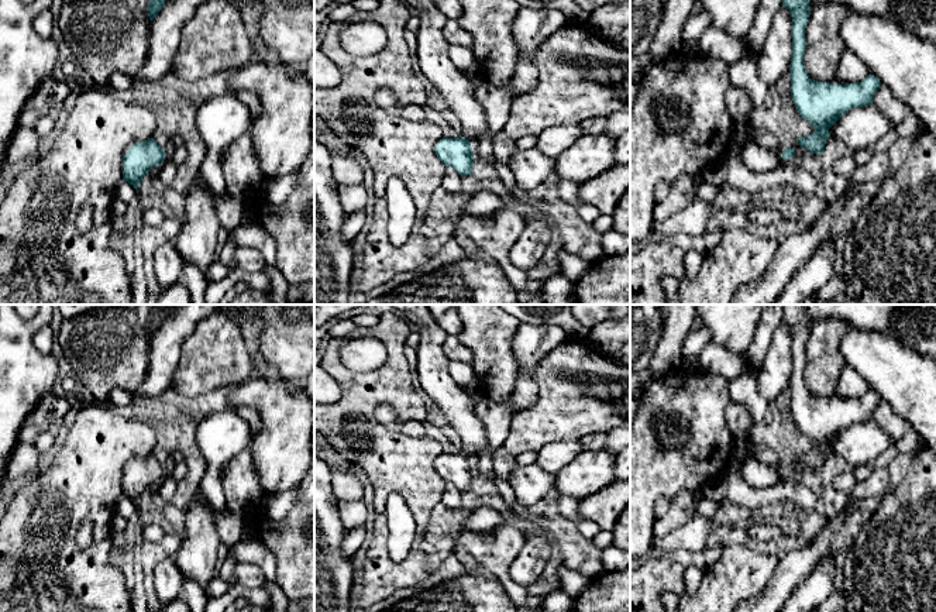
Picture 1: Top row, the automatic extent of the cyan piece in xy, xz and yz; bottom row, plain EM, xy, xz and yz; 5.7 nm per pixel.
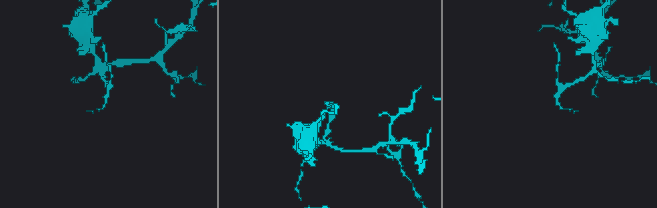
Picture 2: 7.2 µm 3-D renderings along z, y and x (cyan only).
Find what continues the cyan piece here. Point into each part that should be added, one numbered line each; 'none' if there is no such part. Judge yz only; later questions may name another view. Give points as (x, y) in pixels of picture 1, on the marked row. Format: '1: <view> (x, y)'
1: yz (757, 158)

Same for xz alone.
1: xz (448, 81)

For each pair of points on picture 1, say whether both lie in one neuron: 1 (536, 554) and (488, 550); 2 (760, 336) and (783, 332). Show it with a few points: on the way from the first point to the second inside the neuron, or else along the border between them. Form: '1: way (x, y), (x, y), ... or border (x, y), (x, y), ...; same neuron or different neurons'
1: border (526, 536), (509, 570), (509, 576), (519, 585); different neurons
2: border (783, 322), (776, 330), (761, 364); different neurons

